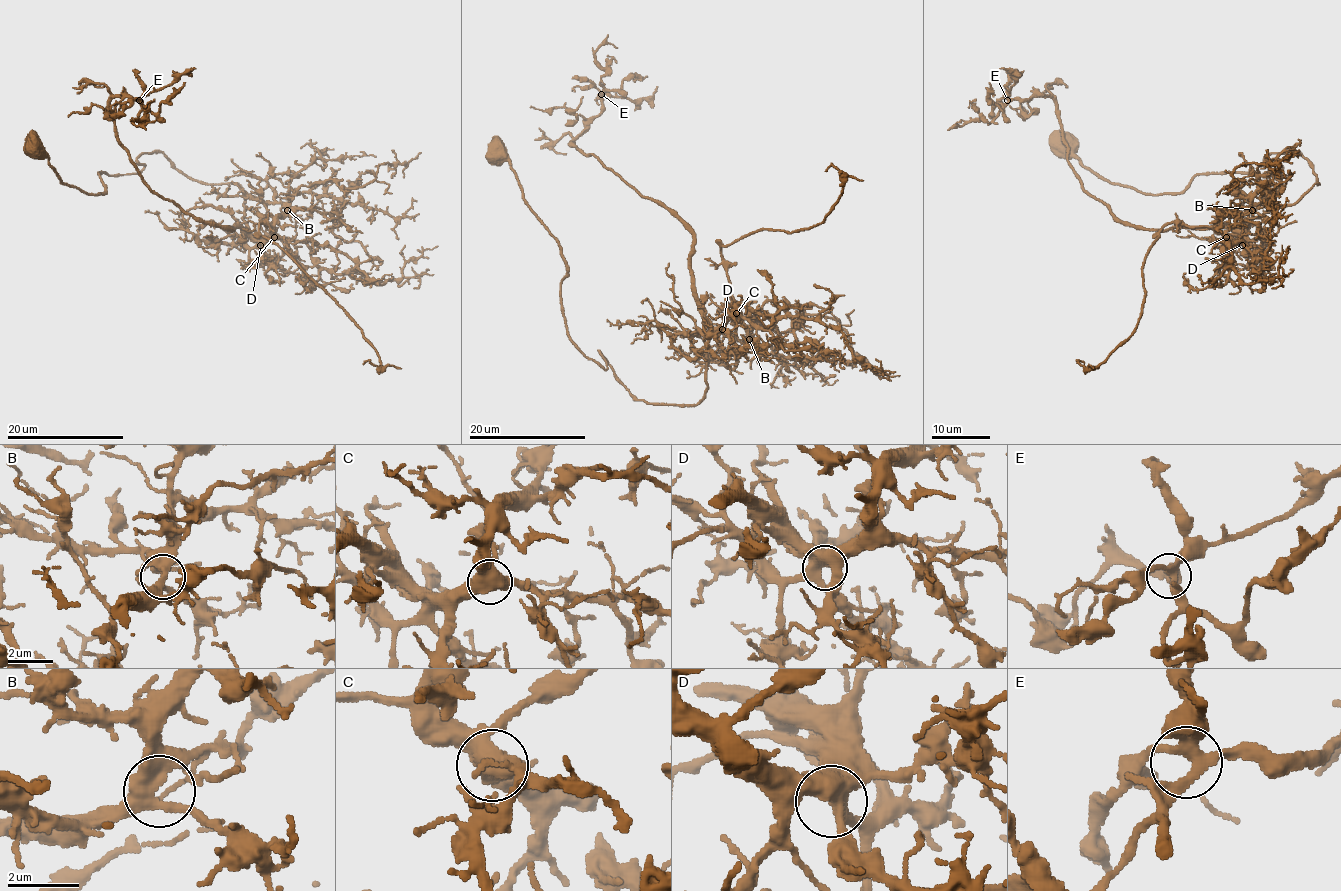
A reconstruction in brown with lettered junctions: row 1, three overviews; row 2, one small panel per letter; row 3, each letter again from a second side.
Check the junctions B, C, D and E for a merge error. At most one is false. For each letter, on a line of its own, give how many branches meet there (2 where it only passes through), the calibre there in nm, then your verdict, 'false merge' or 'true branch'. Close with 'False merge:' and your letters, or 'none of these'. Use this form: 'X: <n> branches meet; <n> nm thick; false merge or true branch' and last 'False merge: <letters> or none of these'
B: 4 branches meet; 400 nm thick; true branch
C: 4 branches meet; 650 nm thick; false merge
D: 5 branches meet; 480 nm thick; true branch
E: 4 branches meet; 300 nm thick; true branch
False merge: C

